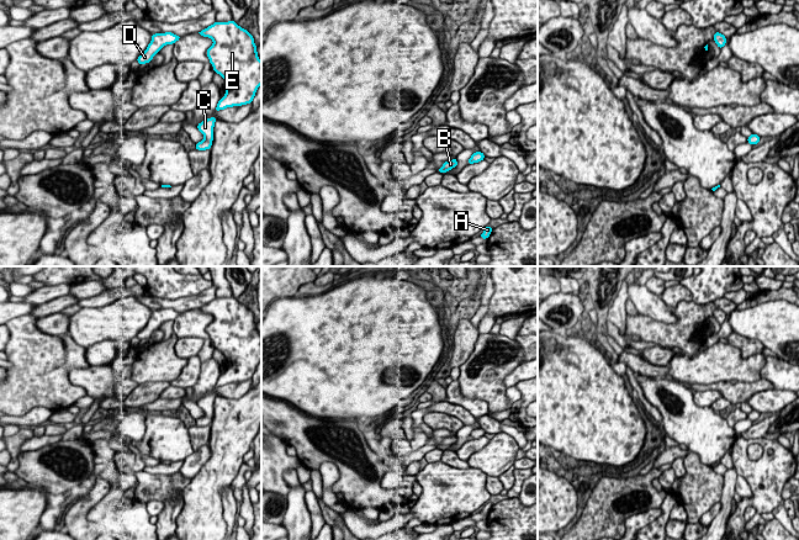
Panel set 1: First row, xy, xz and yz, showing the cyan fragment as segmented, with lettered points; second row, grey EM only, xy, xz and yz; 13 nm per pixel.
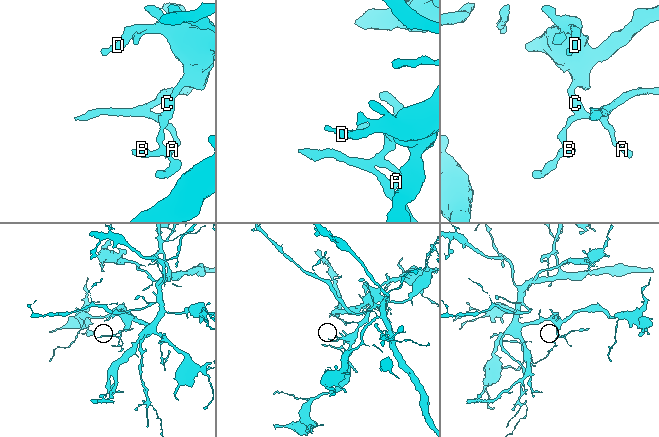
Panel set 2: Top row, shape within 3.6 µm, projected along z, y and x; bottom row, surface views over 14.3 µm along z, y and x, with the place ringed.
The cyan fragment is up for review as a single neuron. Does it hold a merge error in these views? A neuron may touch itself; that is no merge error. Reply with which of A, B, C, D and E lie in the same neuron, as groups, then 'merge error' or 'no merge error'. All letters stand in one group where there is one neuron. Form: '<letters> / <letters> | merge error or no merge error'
A B C D E | no merge error

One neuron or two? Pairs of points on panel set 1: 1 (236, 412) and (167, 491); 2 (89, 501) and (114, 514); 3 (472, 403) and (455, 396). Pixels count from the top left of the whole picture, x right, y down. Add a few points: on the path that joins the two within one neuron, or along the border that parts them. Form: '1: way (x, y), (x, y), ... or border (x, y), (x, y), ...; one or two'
1: border (191, 478), (181, 493); two
2: border (100, 499), (89, 511), (86, 515), (89, 522); two
3: way (469, 403), (459, 400); one

